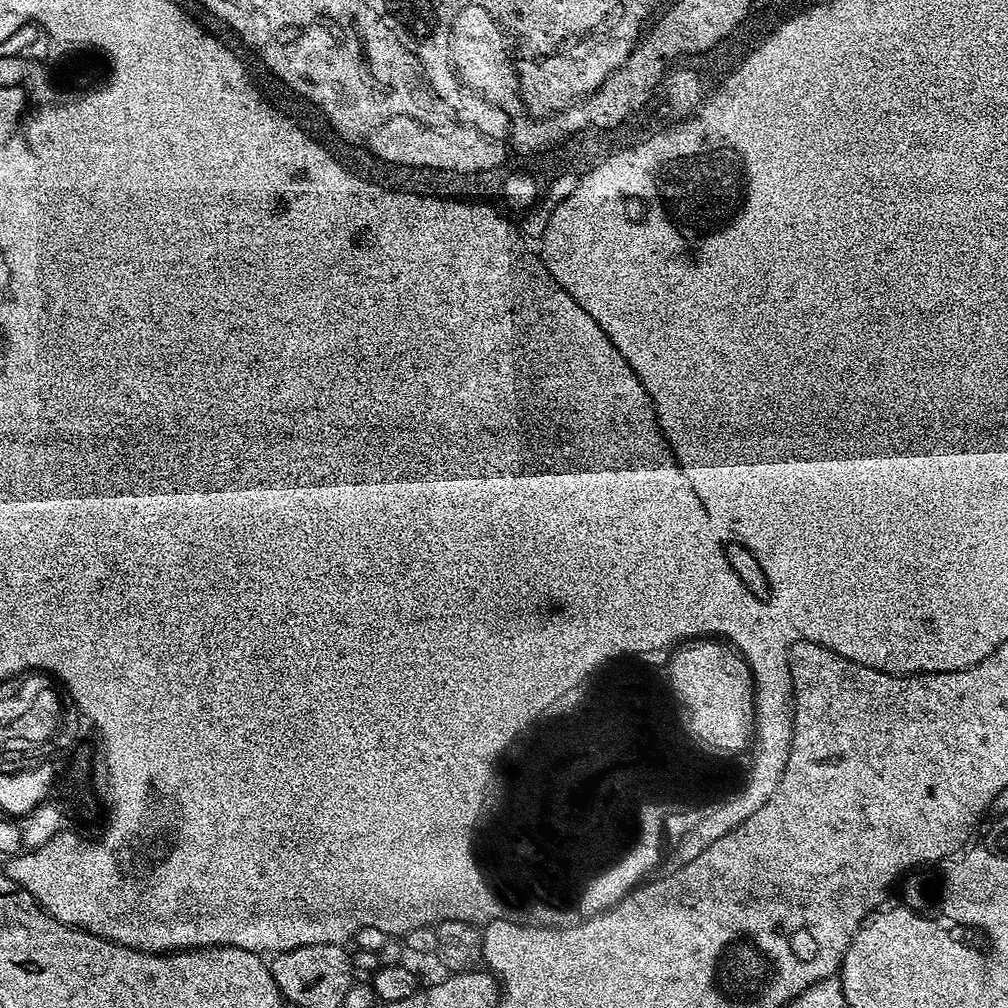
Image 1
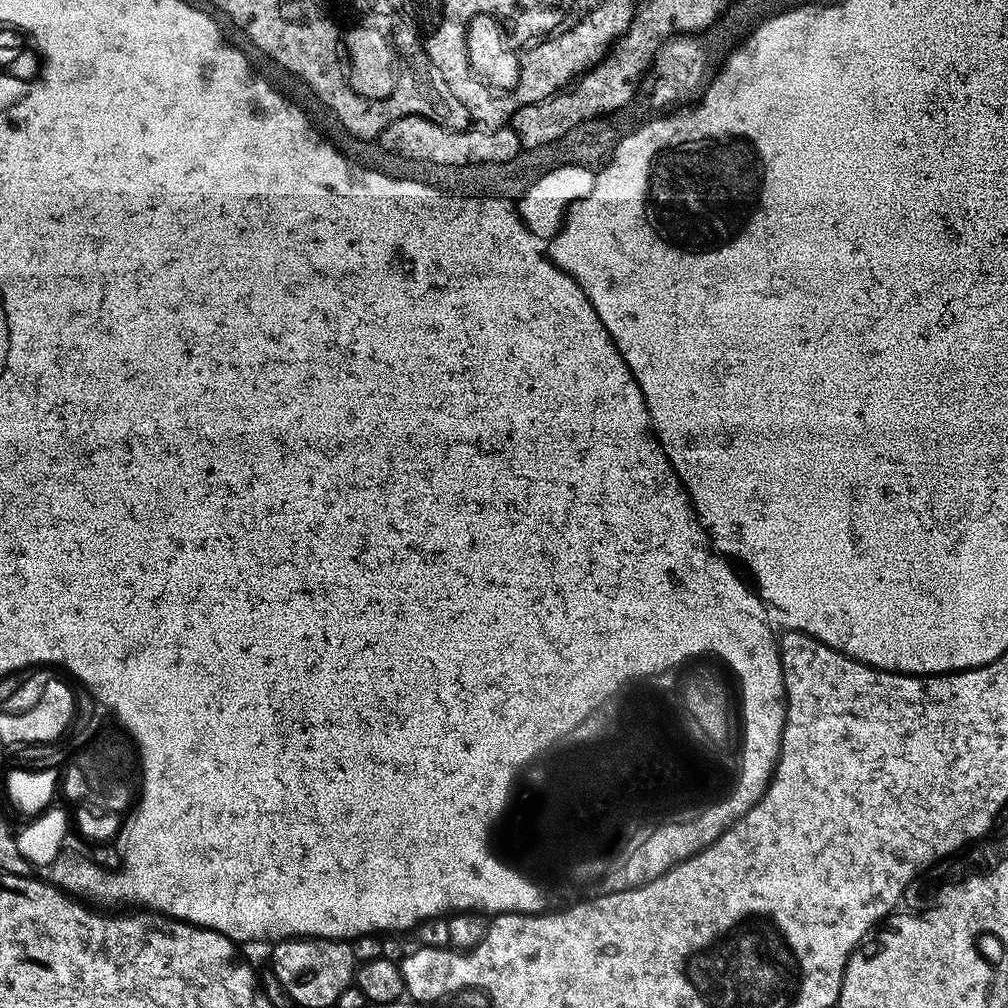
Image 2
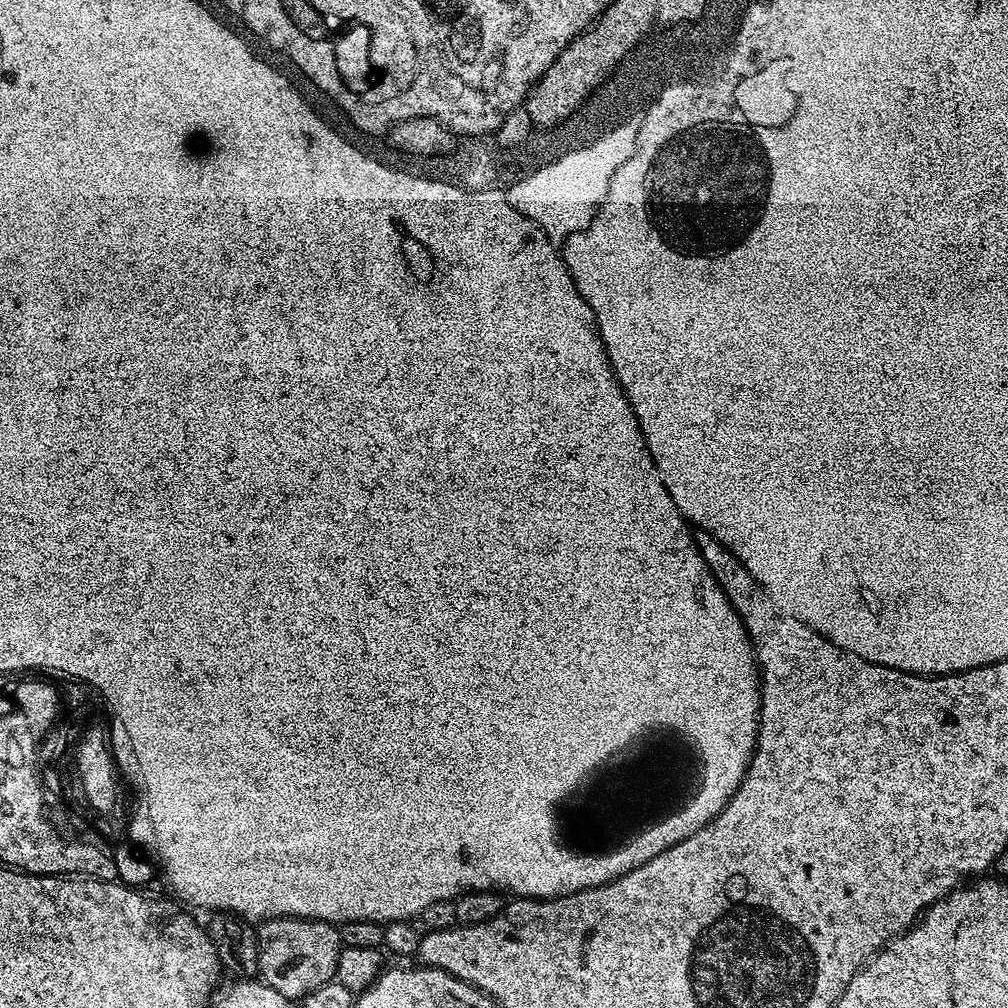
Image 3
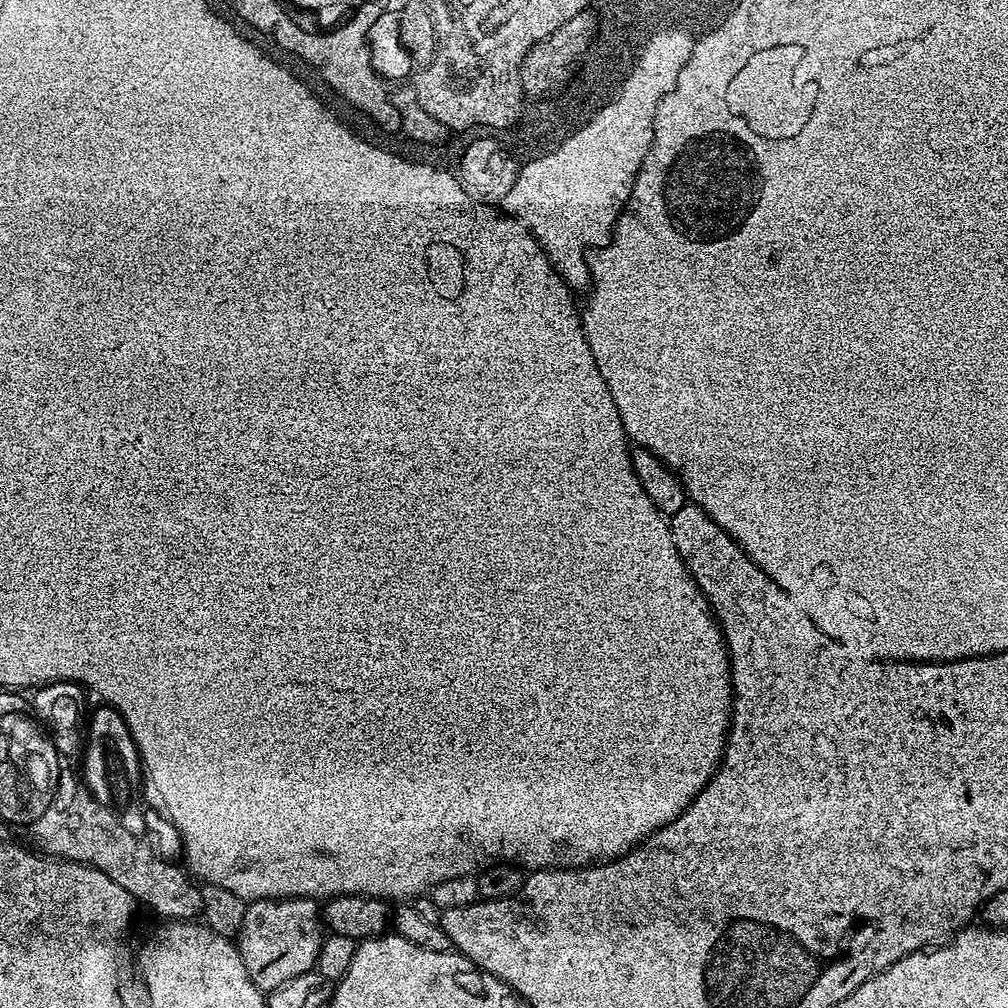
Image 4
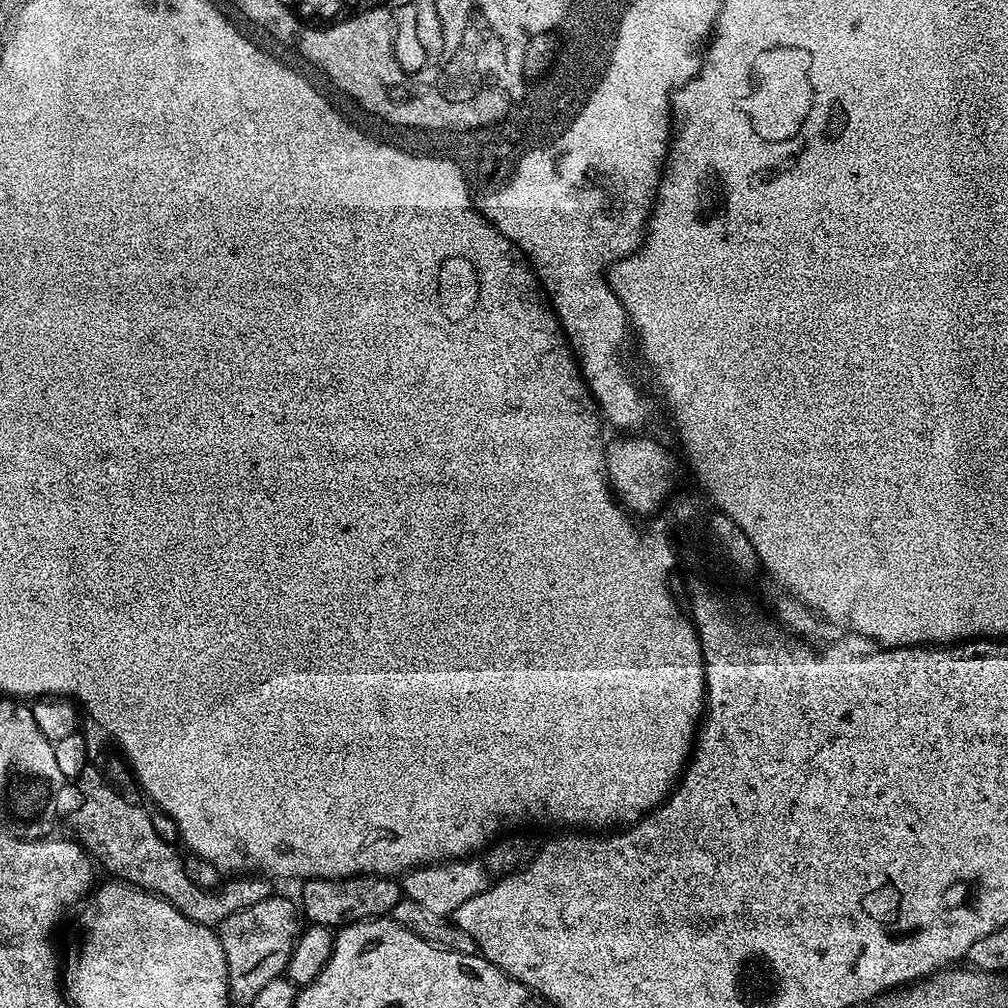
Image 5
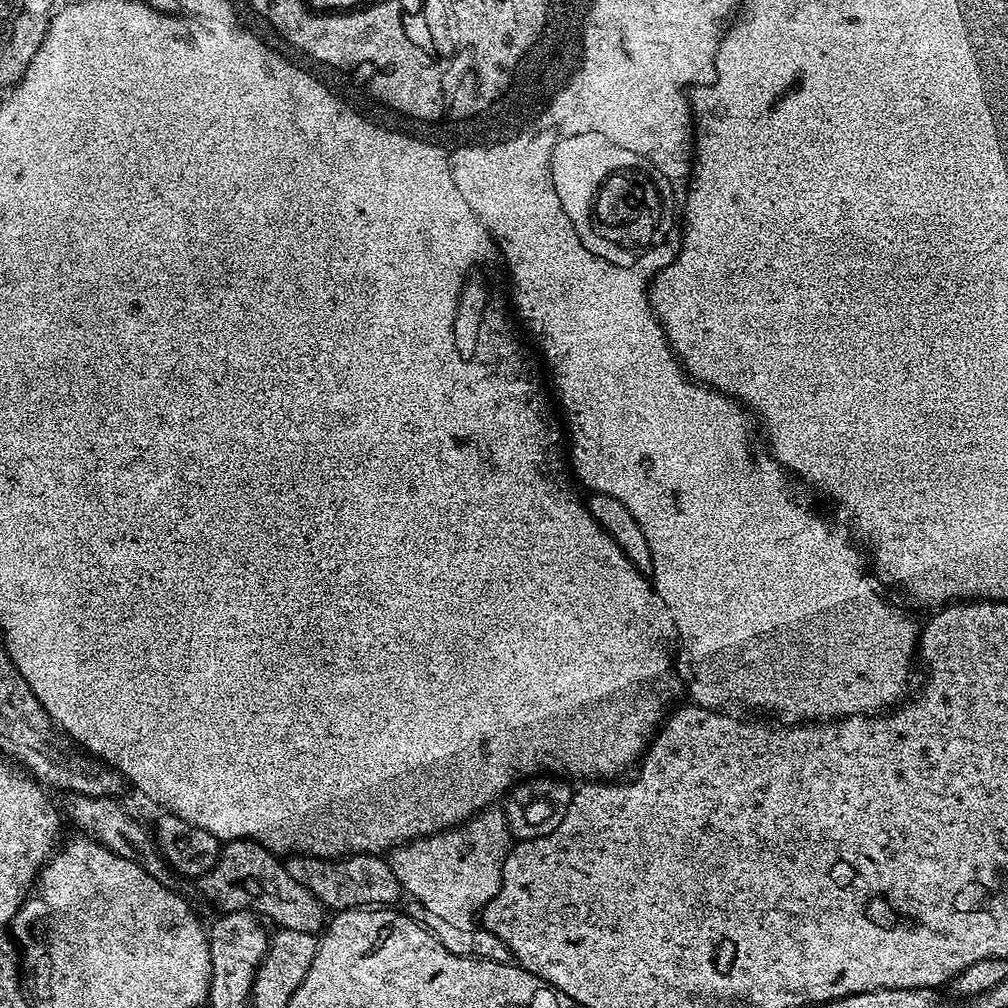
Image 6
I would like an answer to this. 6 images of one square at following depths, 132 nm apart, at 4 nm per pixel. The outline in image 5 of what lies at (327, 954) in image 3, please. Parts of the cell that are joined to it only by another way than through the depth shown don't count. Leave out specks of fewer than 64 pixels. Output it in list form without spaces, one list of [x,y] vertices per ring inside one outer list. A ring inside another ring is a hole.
[[[273,894],[254,906],[230,914],[219,925],[220,945],[228,963],[228,990],[233,1001],[248,1006],[272,979],[285,975],[302,931],[302,912],[295,899]]]

